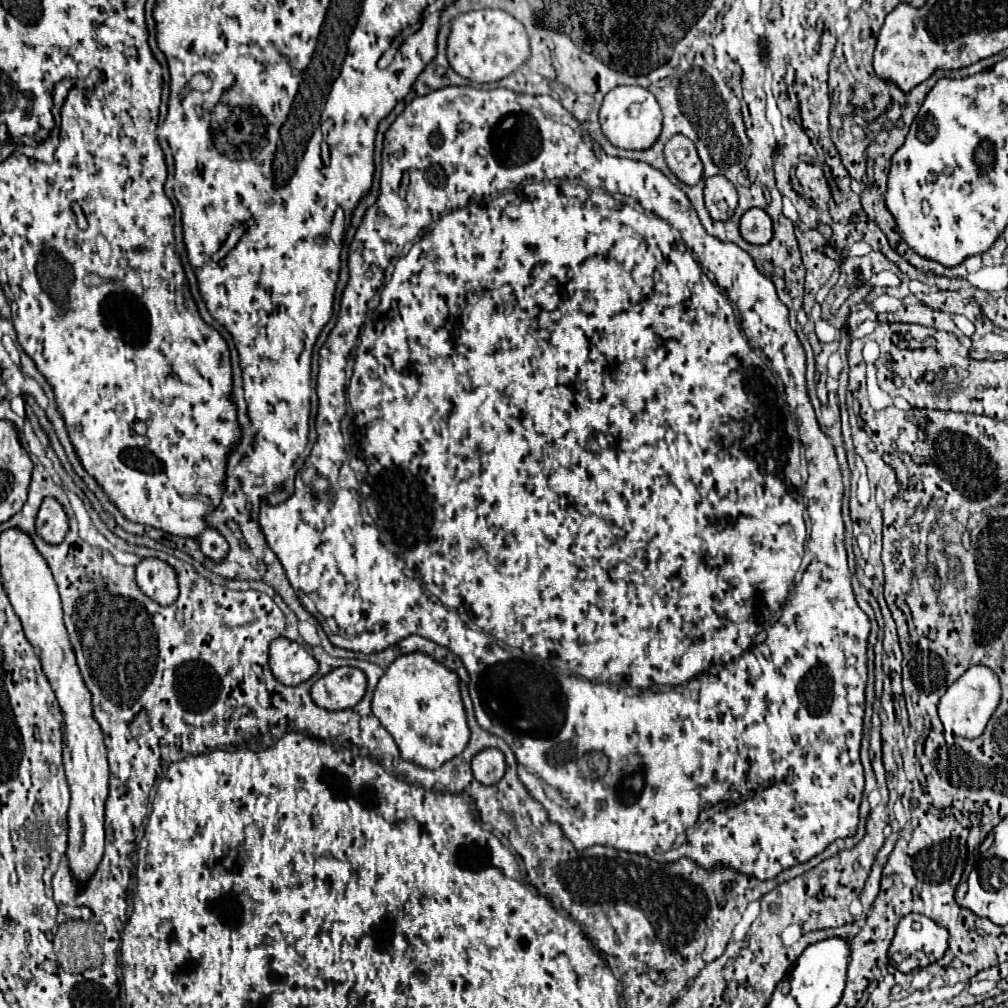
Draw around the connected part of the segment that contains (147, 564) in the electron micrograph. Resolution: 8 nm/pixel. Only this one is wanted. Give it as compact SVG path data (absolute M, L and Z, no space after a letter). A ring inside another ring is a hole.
M145 558L137 564L135 582L143 594L147 594L161 606L173 604L179 596L175 572L171 570L171 566L167 566L167 562L157 558Z

